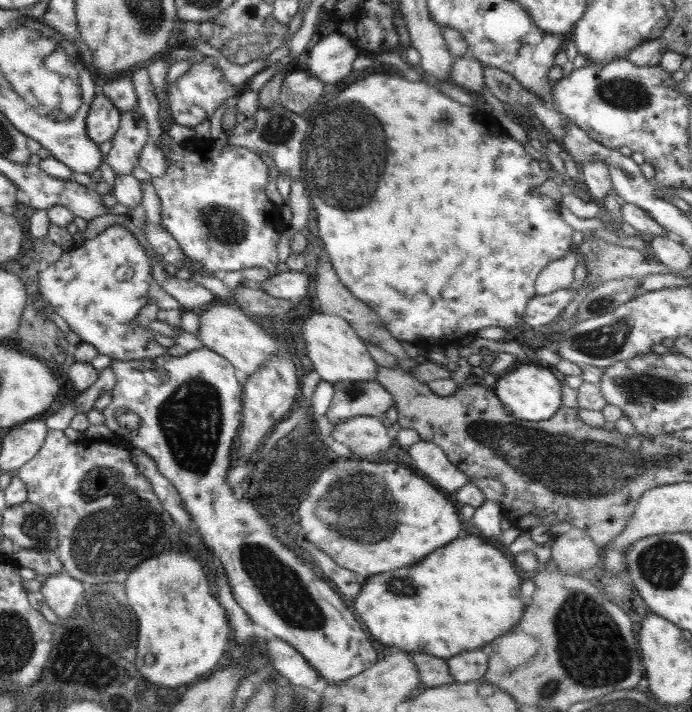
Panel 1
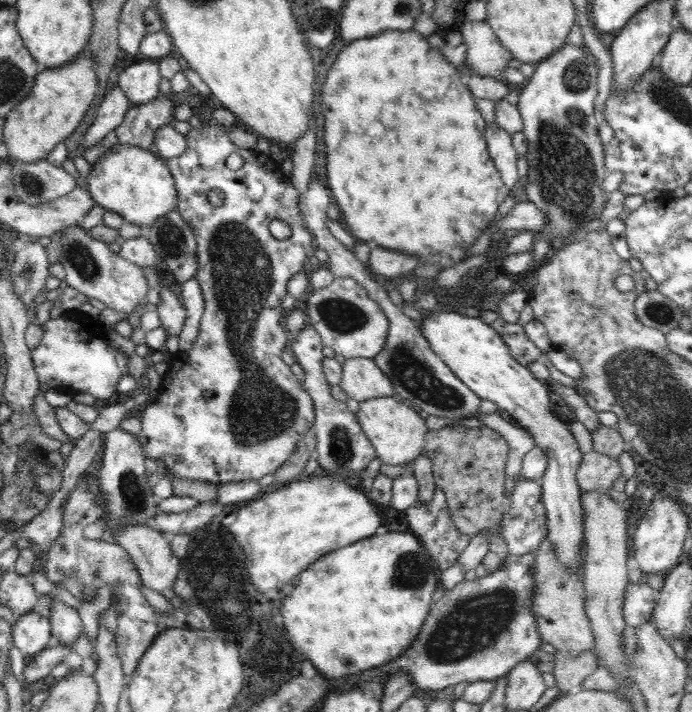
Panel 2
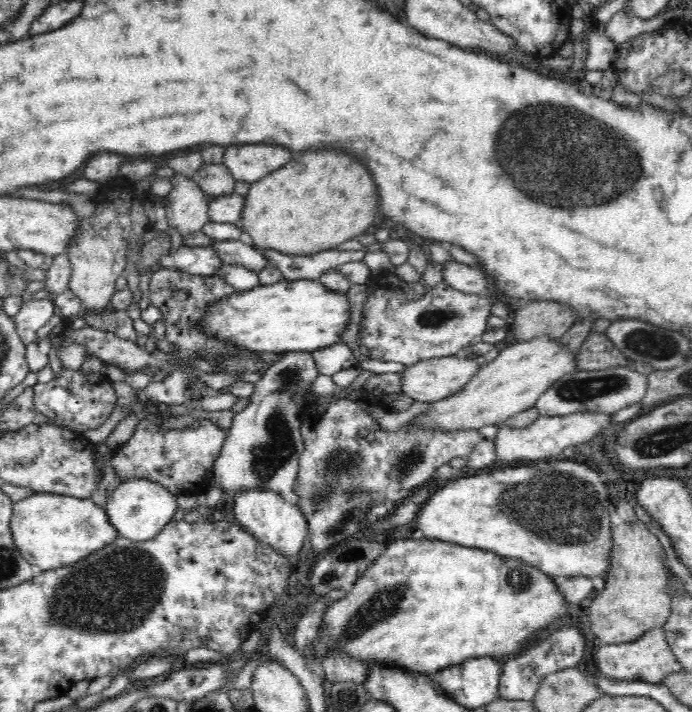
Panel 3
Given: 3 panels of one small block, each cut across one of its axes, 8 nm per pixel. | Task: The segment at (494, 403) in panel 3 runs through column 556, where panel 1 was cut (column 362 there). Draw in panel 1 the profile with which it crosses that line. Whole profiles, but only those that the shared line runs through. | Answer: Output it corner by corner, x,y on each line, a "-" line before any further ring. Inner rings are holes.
319,310
301,324
301,334
306,342
312,368
322,377
321,380
333,386
340,382
376,382
377,362
372,360
367,346
351,324
341,316
324,314

